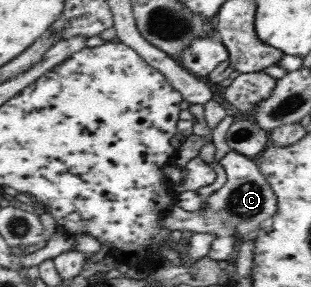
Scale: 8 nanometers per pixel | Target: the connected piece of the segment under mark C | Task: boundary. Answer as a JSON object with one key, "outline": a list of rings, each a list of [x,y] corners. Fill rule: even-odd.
{"outline":[[[231,149],[231,151],[220,160],[220,164],[225,169],[227,181],[220,190],[212,193],[206,198],[209,204],[204,207],[204,210],[189,212],[173,206],[169,211],[166,211],[163,215],[159,216],[159,228],[165,230],[165,232],[174,232],[174,230],[186,232],[186,230],[189,230],[194,231],[195,233],[216,233],[216,240],[212,242],[208,257],[217,261],[227,260],[230,254],[232,254],[235,241],[233,236],[238,231],[242,233],[244,240],[253,237],[262,224],[267,224],[270,221],[270,218],[272,218],[275,213],[276,204],[278,204],[274,191],[271,189],[271,186],[266,180],[266,177],[262,174],[262,171],[260,171],[260,167],[258,167],[258,163],[256,163],[255,159],[248,158],[247,156],[244,156],[244,154],[240,154],[240,152]]]}

